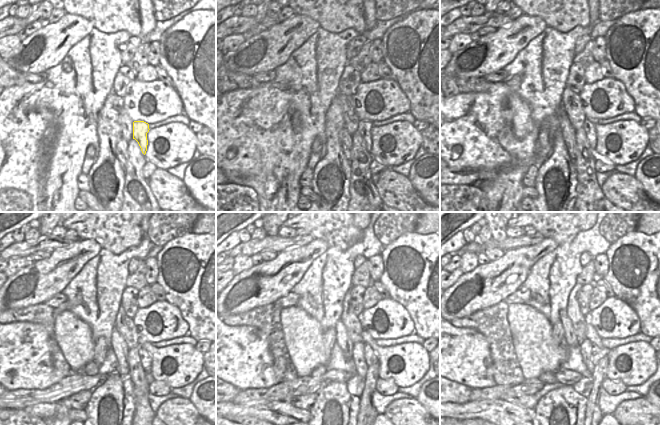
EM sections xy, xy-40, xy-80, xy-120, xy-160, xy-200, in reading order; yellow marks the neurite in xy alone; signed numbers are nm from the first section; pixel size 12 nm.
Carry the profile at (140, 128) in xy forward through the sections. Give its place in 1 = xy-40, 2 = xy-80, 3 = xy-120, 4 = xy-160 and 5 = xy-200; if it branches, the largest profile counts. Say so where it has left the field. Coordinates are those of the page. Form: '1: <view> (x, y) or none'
1: xy-40 (364, 127)
2: xy-80 (589, 127)
3: xy-120 (146, 358)
4: xy-160 (370, 356)
5: xy-200 (596, 353)

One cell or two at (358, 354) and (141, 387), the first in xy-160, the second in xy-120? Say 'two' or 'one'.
one

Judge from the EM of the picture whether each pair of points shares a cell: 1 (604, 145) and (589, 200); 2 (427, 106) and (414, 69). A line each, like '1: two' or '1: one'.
1: two
2: one

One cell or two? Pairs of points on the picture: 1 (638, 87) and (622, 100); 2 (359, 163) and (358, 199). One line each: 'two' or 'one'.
1: two
2: one

